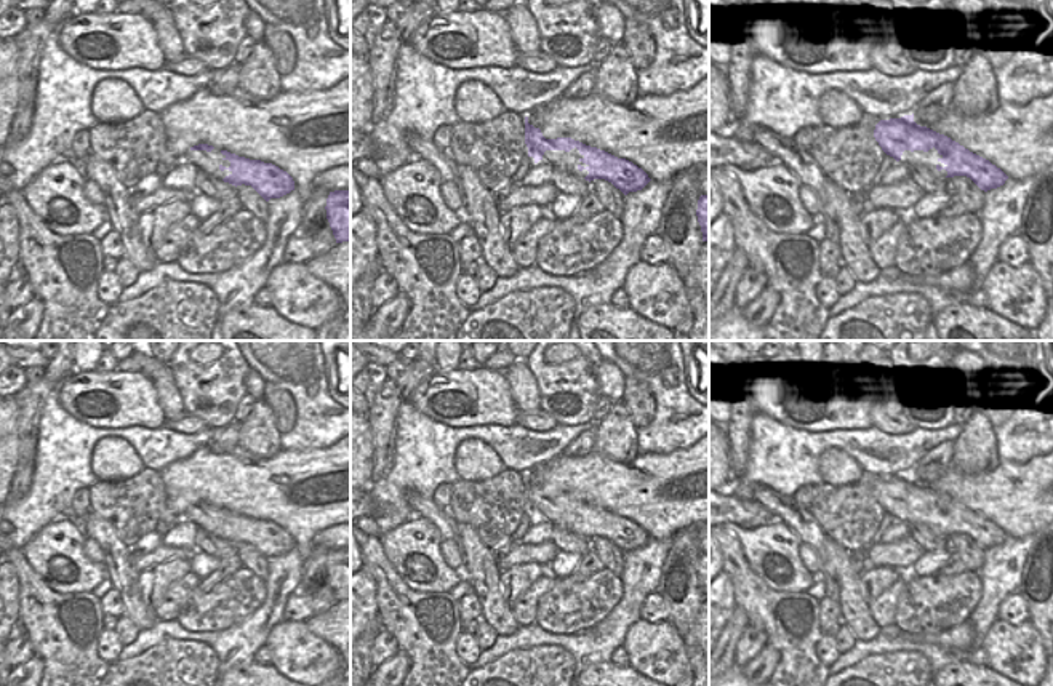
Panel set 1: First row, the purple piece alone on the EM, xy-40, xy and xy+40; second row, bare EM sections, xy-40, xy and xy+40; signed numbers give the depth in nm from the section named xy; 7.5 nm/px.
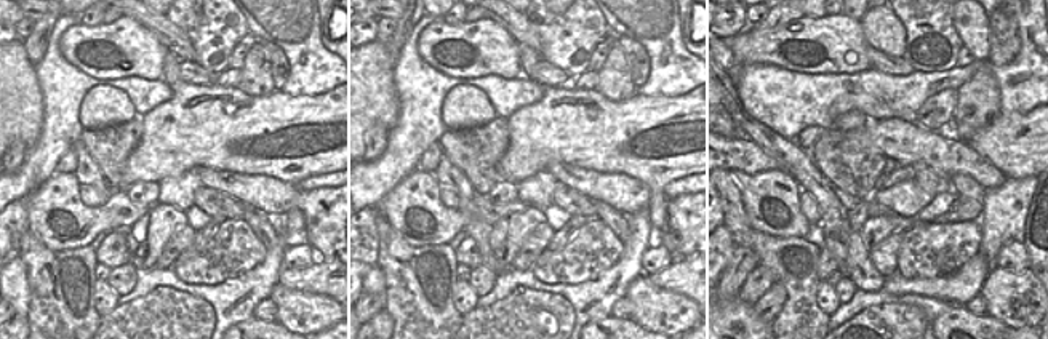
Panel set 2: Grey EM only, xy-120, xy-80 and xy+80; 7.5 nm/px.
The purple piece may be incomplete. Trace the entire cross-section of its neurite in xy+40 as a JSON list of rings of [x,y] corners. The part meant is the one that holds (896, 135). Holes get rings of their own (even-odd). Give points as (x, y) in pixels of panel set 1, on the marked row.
[[[914,114],[901,118],[880,120],[875,125],[874,138],[882,150],[896,162],[901,160],[904,150],[928,152],[935,147],[941,155],[938,162],[946,165],[944,168],[936,165],[938,171],[946,170],[946,177],[967,176],[984,192],[1003,185],[1008,179],[989,160],[970,152],[944,134],[917,125]]]

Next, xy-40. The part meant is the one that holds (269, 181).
[[[221,150],[222,160],[229,160],[230,166],[219,165],[219,170],[229,170],[230,174],[222,181],[232,185],[251,185],[266,201],[280,198],[294,190],[293,177],[272,163],[238,157],[227,150]]]

